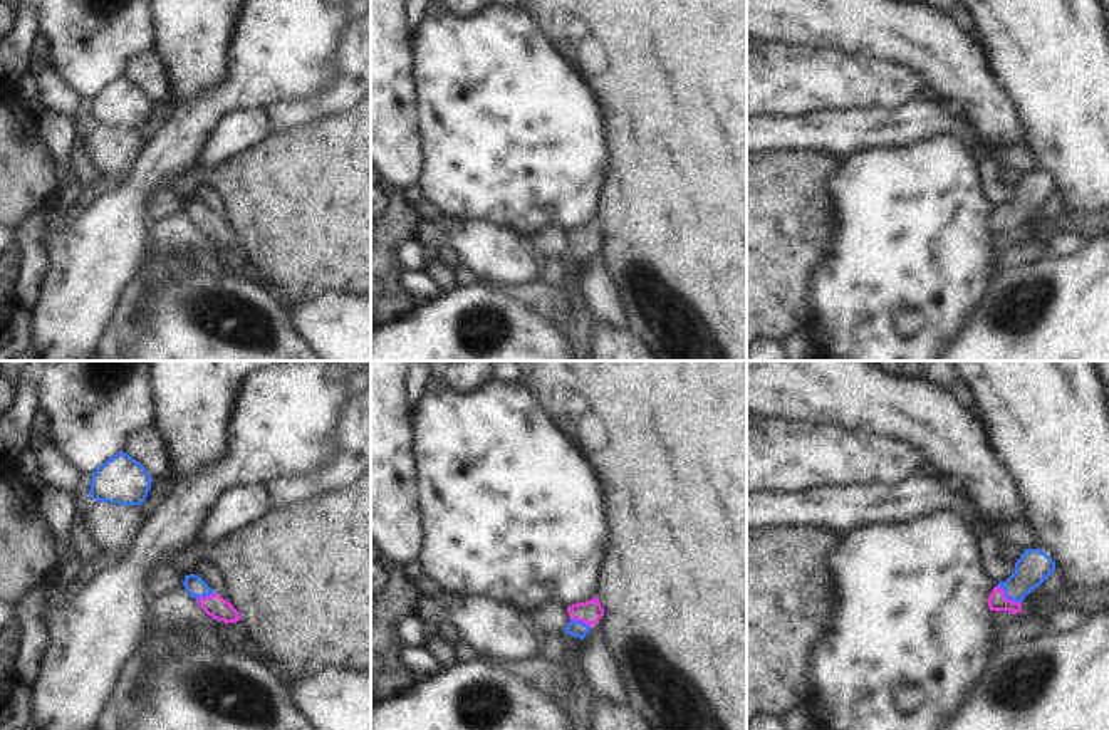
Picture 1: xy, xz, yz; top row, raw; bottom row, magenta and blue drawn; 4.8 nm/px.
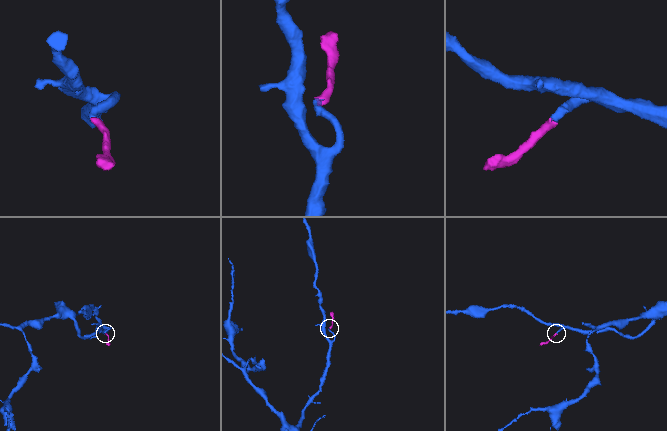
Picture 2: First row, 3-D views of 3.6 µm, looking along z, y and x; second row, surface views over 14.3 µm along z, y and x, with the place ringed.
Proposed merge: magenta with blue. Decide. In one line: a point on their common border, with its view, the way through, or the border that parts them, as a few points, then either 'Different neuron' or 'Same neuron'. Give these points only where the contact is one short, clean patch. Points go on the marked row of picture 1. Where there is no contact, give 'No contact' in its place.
Touches magenta at yz (1005, 598). Path across: yz (997, 601), (1005, 598), (1034, 566). Same neuron

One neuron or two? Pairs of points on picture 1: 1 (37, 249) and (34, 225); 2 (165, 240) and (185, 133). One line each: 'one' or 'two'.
1: one
2: two

